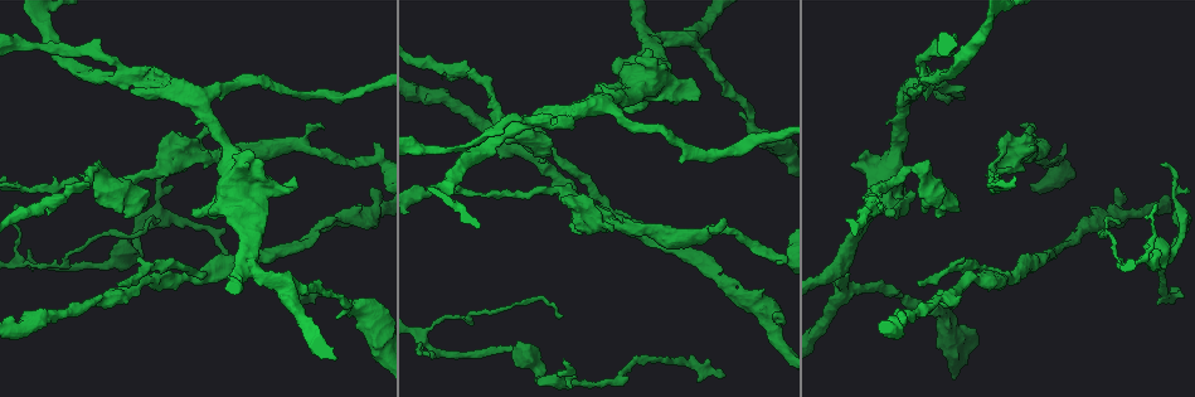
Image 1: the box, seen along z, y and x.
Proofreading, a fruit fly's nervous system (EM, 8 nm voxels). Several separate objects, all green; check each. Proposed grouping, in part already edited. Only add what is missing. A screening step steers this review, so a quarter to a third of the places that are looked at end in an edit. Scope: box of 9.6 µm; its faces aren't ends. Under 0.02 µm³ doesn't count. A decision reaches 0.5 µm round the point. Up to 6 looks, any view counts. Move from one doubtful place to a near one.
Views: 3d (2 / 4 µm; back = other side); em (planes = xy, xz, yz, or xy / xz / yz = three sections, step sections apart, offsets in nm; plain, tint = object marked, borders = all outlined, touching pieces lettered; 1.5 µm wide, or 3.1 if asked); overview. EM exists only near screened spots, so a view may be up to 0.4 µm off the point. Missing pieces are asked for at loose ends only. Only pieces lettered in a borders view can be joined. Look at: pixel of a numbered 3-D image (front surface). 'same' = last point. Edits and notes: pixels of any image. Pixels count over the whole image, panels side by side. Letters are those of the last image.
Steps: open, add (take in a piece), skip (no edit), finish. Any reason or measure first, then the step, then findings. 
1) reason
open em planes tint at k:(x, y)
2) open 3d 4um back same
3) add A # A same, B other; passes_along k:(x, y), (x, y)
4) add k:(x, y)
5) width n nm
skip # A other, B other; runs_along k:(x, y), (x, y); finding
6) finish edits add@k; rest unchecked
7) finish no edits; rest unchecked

open 3d 4um at 1:(719, 378)

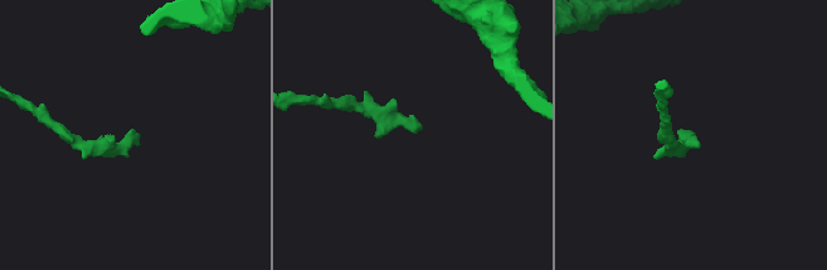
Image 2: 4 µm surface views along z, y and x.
open em xz step 8 borders at 2:(127, 135)

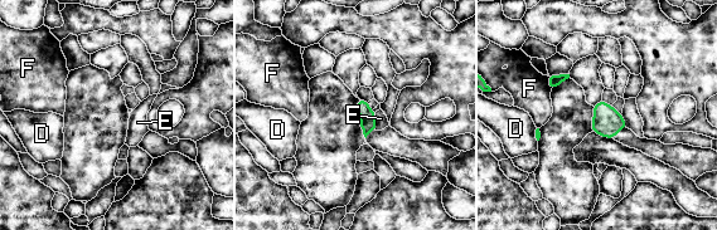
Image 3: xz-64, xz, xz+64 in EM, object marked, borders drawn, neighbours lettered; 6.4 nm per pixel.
skip # D other, E other, F other; none of them fits

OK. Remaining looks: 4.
an open end
open em xz step 4 borders at 1:(1022, 124)

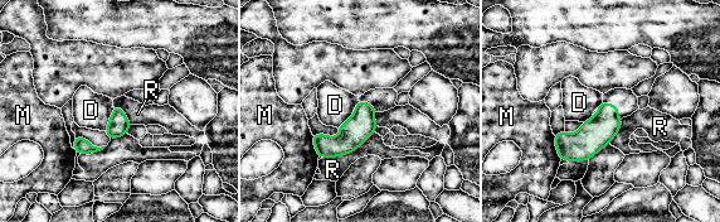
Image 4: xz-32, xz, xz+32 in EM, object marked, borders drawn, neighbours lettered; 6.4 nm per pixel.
open em planes borders same

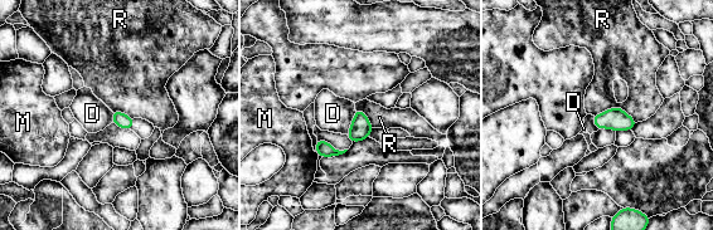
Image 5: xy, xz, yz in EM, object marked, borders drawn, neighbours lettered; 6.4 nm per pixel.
longest_contact R 280 nm
skip # D other, M other, R other; no lettered piece goes on from it

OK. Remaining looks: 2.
tapers out
open em xz step 4 tint at 1:(566, 360)

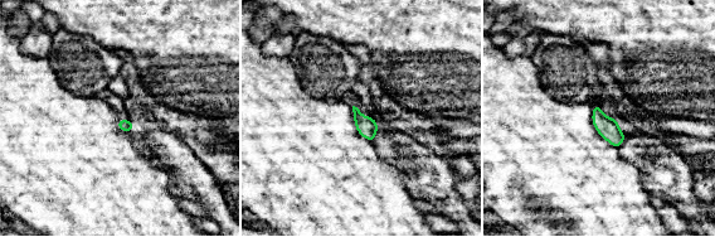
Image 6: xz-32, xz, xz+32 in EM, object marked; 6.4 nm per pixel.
another direction
open em planes borders same

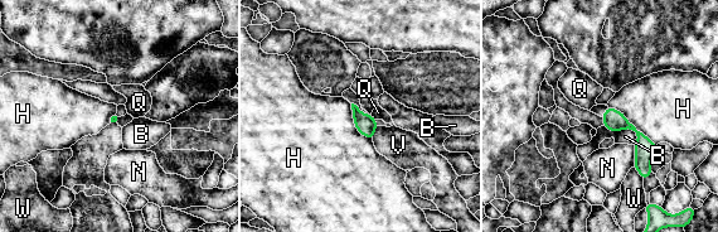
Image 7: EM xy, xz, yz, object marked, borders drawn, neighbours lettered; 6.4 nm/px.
longest_contact H 400 nm
skip # B other, H other, N other, Q other, V other, W other; border 7:(607, 105), (619, 110), (655, 145); no lettered piece goes on from it

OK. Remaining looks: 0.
finish no edits; rest unchecked

